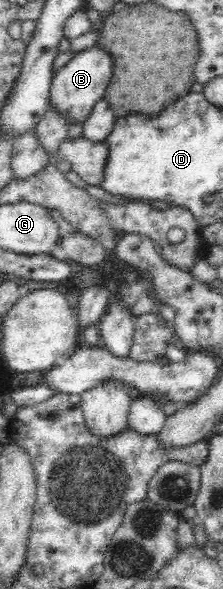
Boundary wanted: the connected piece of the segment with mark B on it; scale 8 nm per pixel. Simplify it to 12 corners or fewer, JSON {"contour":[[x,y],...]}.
{"contour":[[100,42],[53,76],[49,99],[68,125],[105,95],[114,58]]}

